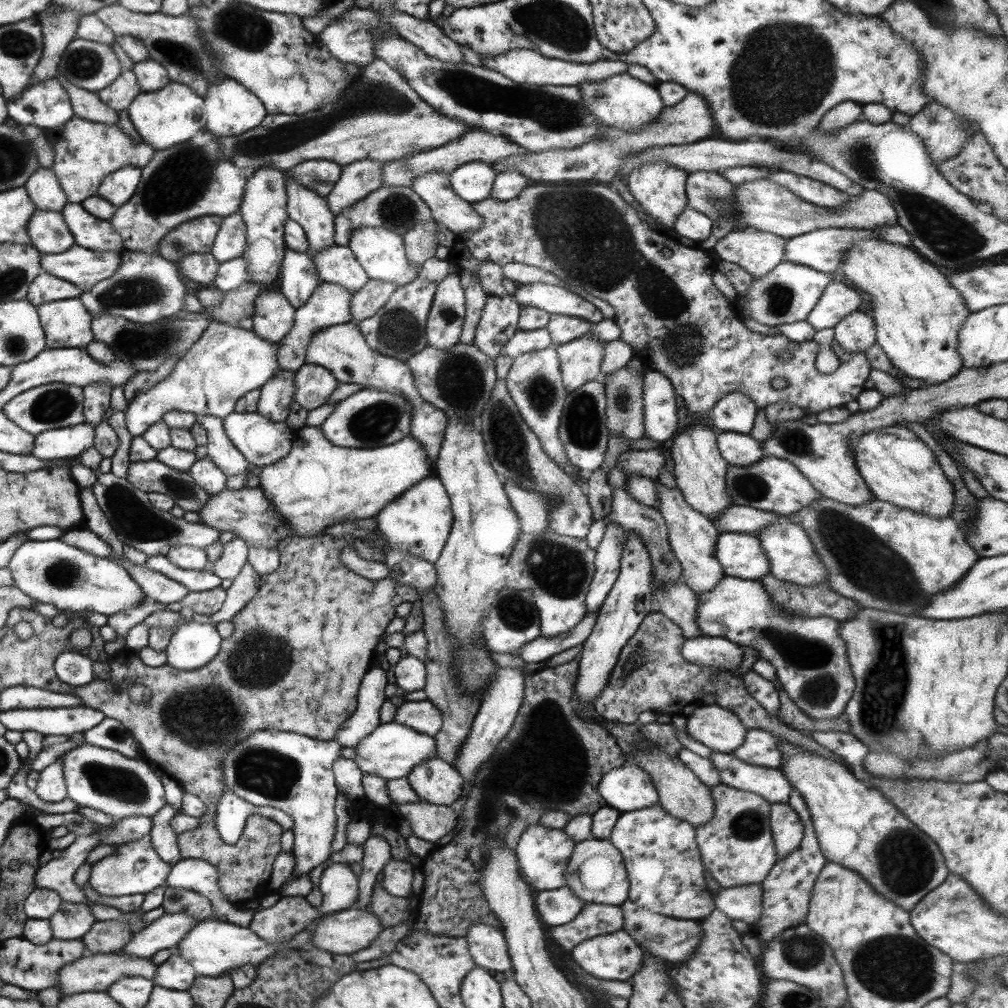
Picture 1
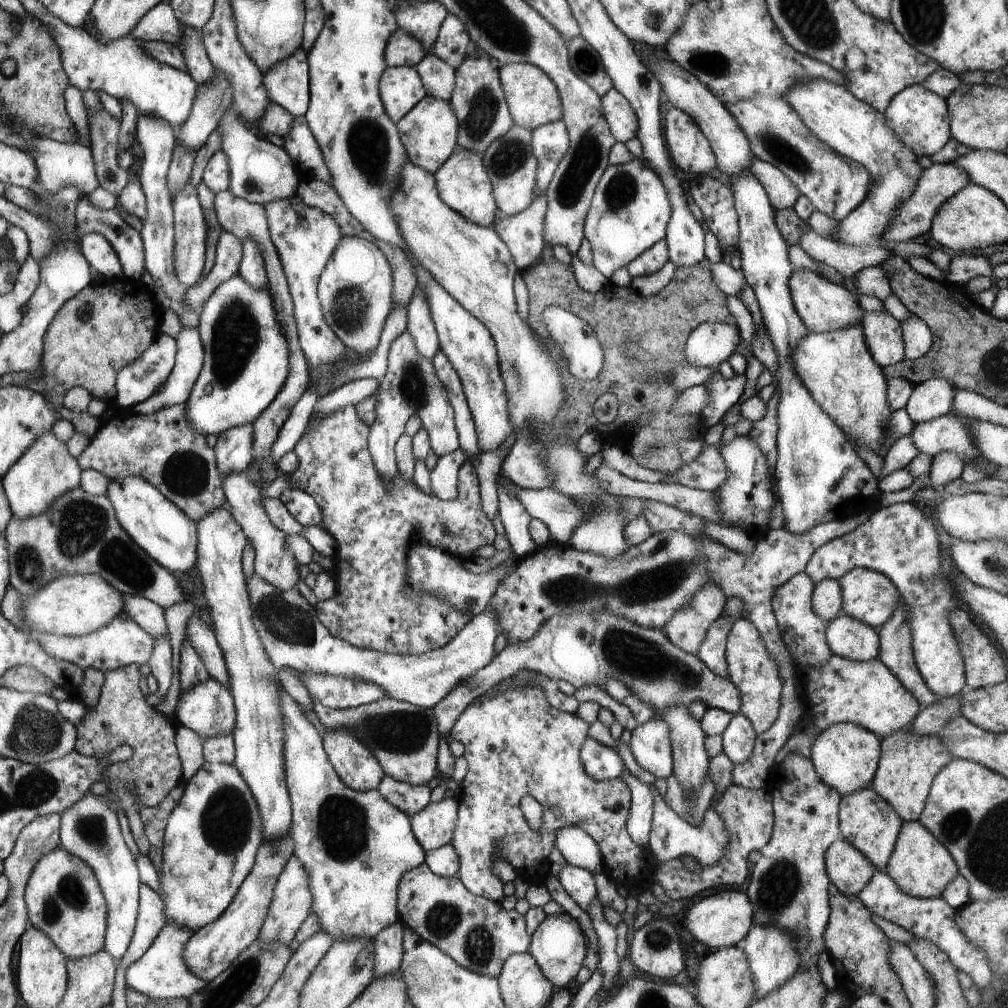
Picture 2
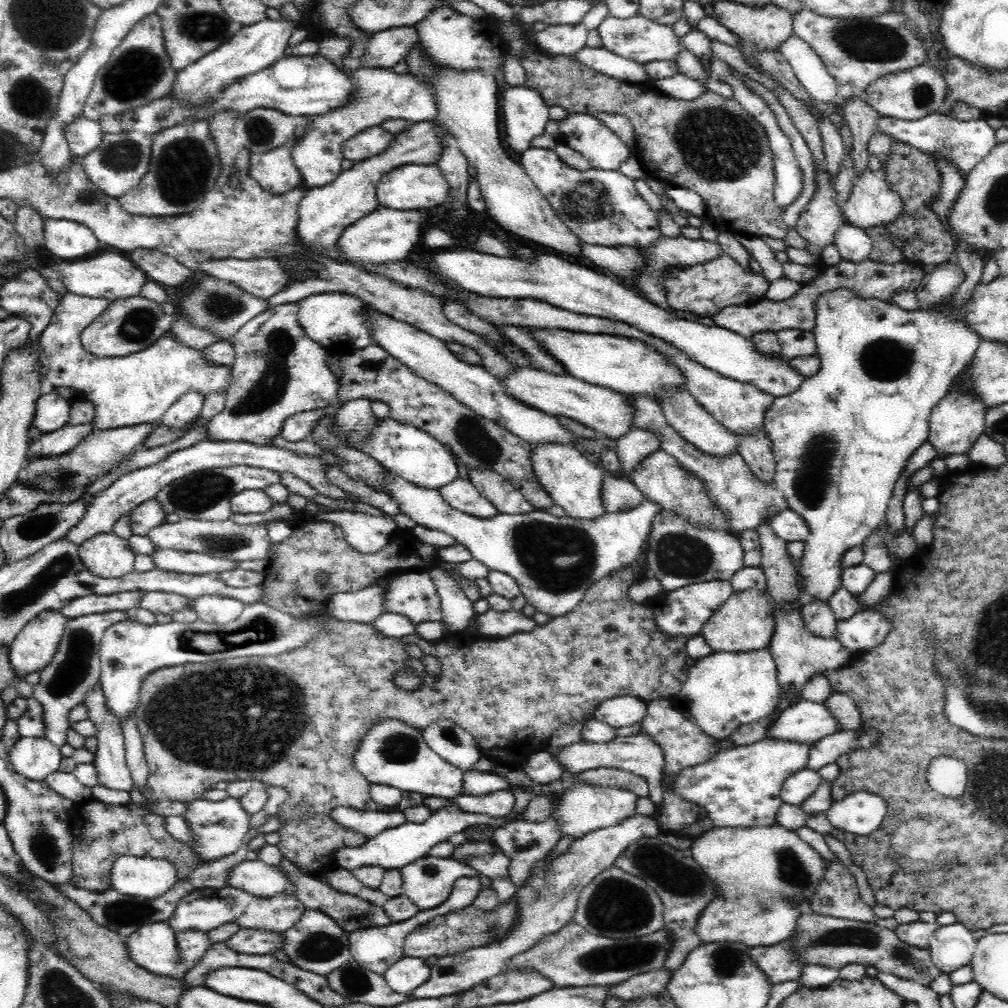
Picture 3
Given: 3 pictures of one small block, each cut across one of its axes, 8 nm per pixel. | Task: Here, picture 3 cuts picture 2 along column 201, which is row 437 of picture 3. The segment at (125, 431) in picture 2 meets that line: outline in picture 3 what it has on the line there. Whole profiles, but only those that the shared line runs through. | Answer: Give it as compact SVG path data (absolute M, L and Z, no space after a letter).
M372 344L364 350L342 352L338 354L338 366L342 372L342 384L338 394L340 402L346 404L352 398L368 398L370 402L374 402L374 406L378 402L386 402L392 410L392 420L412 424L428 432L432 438L436 438L440 444L446 444L456 454L456 462L462 462L466 468L474 470L494 470L504 480L508 480L508 484L518 488L536 510L554 506L552 496L546 492L546 488L538 482L538 476L534 474L532 450L528 442L510 434L496 422L480 418L476 412L456 402L436 384L430 384L428 380L412 372L408 366L400 364L400 360L390 356L382 346Z

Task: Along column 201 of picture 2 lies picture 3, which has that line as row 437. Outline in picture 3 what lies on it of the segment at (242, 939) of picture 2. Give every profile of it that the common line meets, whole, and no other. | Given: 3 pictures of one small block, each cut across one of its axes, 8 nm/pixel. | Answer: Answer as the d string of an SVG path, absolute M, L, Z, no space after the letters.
M956 380L952 384L952 390L946 398L942 398L930 414L928 420L928 442L932 444L932 448L936 450L940 460L946 460L948 456L964 456L972 450L972 446L976 444L976 440L984 434L984 412L988 408L984 408L984 404L980 404L980 400L976 400L976 396L966 396L964 392L960 392L958 386L960 380Z

